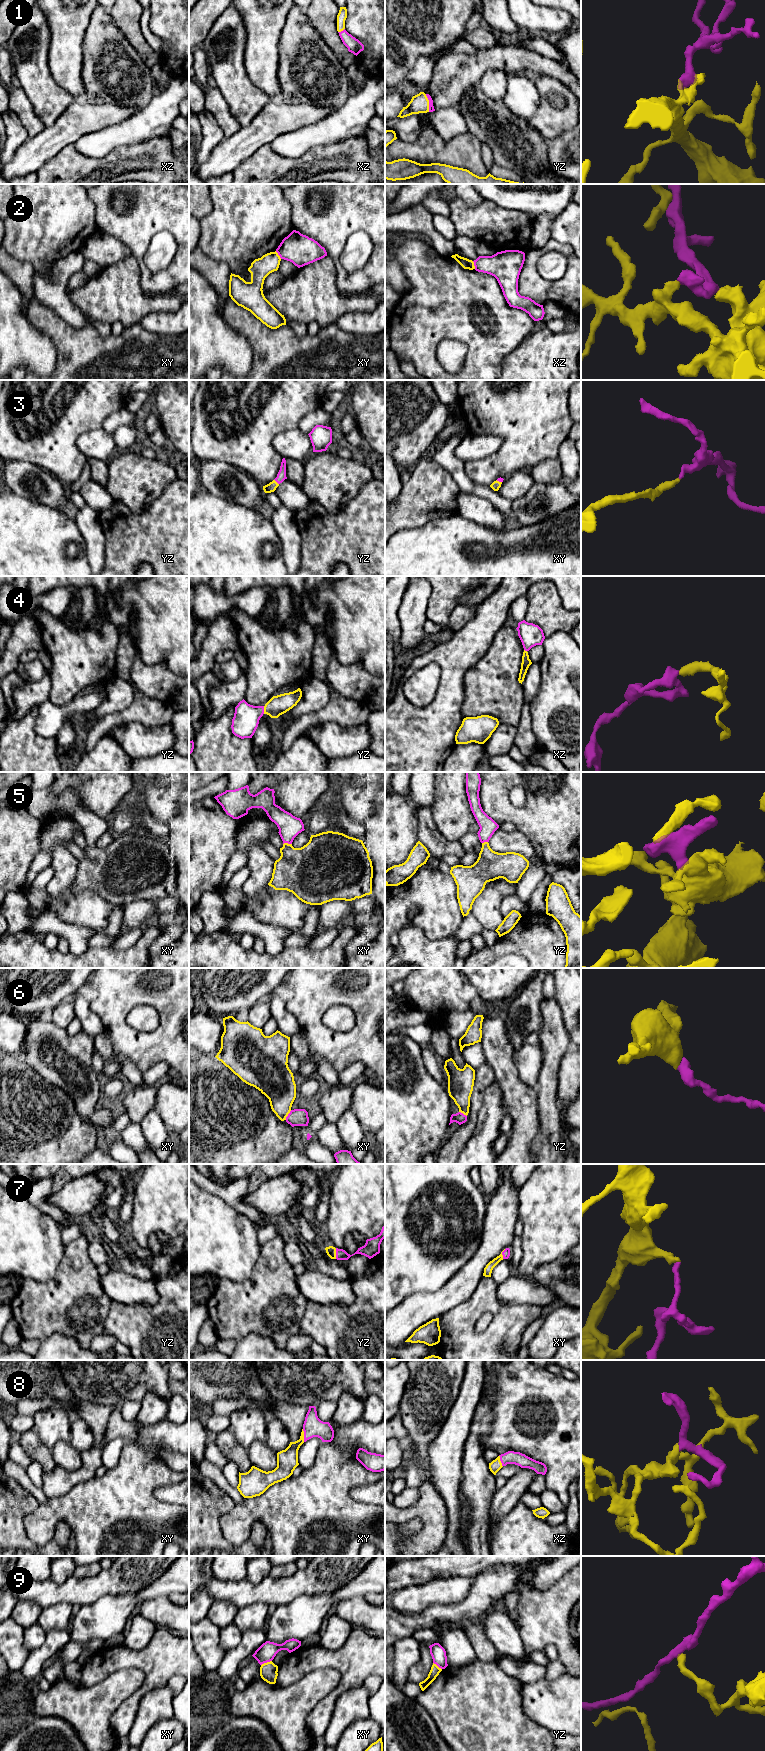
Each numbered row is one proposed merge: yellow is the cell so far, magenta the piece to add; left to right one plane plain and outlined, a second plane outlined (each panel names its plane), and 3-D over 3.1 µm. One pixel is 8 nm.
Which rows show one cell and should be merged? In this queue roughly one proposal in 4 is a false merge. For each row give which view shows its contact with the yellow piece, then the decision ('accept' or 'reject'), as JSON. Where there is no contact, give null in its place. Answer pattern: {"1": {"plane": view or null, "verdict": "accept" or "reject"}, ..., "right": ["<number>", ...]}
{"1": {"plane": "yz", "verdict": "accept"}, "2": {"plane": "xy", "verdict": "reject"}, "3": {"plane": "yz", "verdict": "accept"}, "4": {"plane": "yz", "verdict": "accept"}, "5": {"plane": "xy", "verdict": "accept"}, "6": {"plane": "xy", "verdict": "accept"}, "7": {"plane": "yz", "verdict": "accept"}, "8": {"plane": "xy", "verdict": "accept"}, "9": {"plane": "xy", "verdict": "reject"}, "right": ["1", "3", "4", "5", "6", "7", "8"]}

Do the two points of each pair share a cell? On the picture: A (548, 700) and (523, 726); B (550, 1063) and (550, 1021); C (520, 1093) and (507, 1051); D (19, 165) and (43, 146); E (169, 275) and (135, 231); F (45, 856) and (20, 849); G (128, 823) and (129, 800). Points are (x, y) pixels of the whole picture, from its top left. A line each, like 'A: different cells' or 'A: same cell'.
A: different cells
B: same cell
C: same cell
D: same cell
E: same cell
F: different cells
G: different cells

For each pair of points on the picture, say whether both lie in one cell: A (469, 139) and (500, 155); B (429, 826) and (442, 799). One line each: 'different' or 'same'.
A: different
B: different

